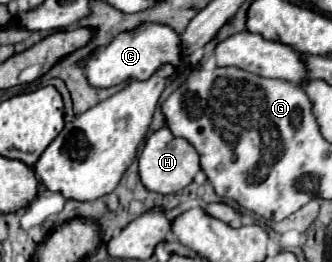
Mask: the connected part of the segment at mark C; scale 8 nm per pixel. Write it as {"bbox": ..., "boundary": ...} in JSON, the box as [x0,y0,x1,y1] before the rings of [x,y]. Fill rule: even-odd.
{"bbox":[84,23,190,87],"boundary":[[[146,23],[134,31],[120,33],[110,45],[104,49],[98,49],[84,61],[84,69],[88,75],[90,85],[94,87],[114,87],[122,81],[132,81],[132,79],[144,79],[150,77],[160,65],[172,61],[176,65],[176,75],[182,73],[190,63],[180,61],[180,37],[166,25],[154,25]]]}

